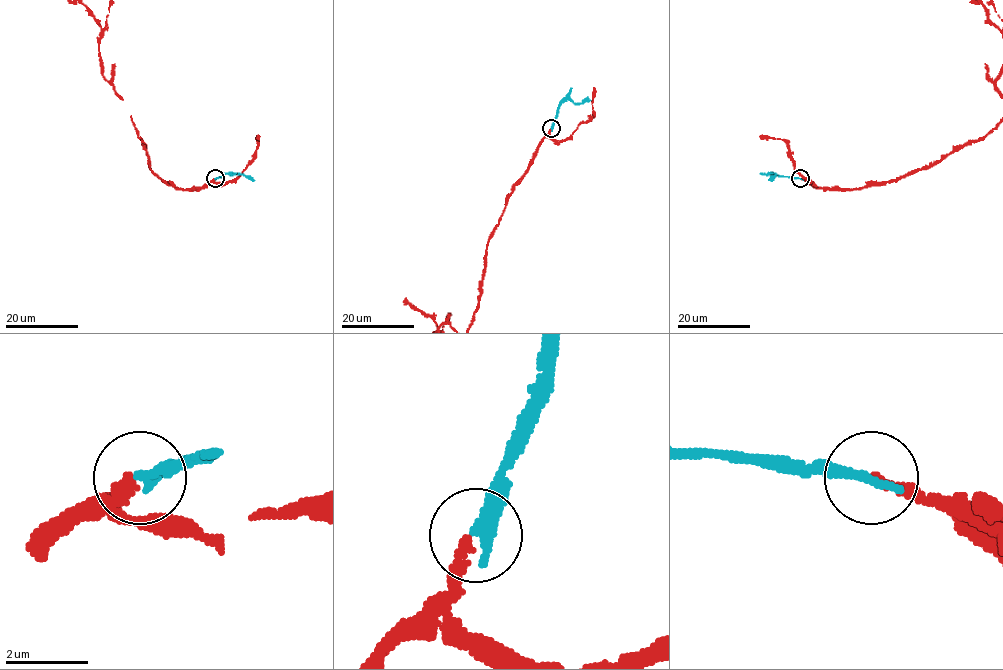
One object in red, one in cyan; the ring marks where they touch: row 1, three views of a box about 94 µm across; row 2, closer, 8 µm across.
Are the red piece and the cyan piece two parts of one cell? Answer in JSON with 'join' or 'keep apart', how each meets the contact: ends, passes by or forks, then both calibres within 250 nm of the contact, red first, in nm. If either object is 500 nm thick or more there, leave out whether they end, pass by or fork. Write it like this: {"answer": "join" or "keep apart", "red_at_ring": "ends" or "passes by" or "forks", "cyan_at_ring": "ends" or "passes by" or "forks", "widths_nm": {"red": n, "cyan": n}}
{"answer": "join", "red_at_ring": "ends", "cyan_at_ring": "ends", "widths_nm": {"red": 170, "cyan": 320}}

